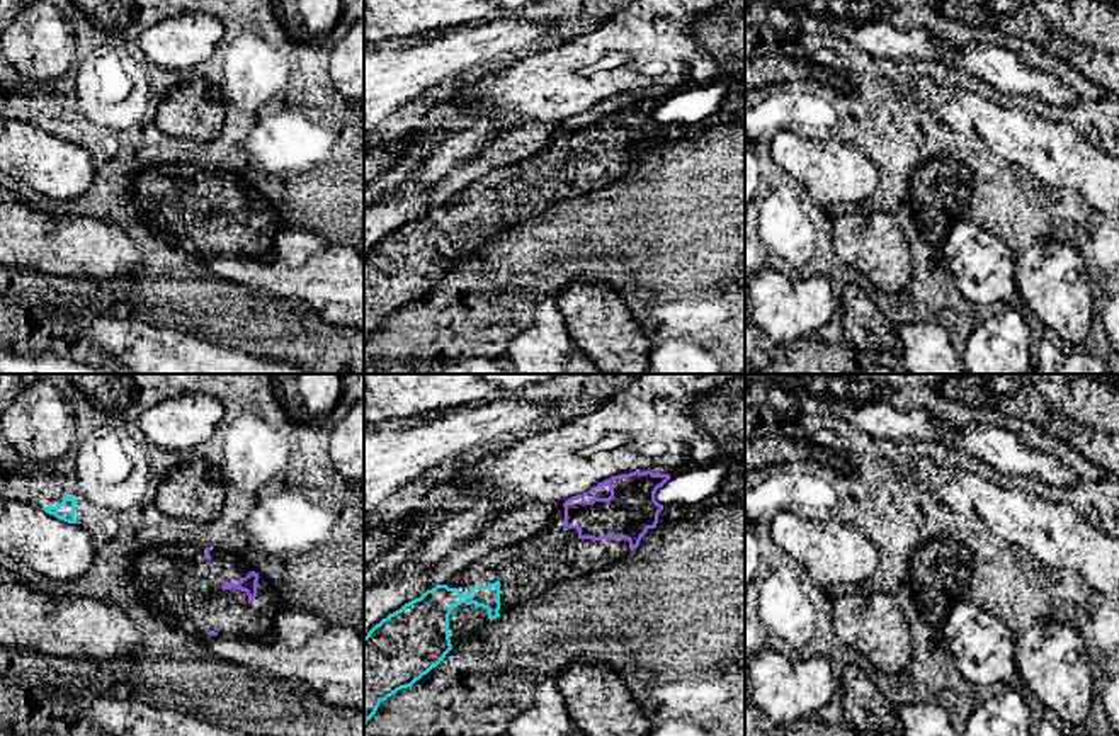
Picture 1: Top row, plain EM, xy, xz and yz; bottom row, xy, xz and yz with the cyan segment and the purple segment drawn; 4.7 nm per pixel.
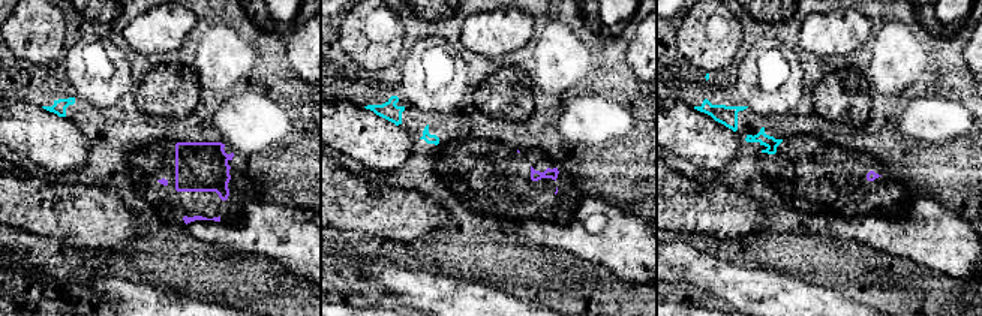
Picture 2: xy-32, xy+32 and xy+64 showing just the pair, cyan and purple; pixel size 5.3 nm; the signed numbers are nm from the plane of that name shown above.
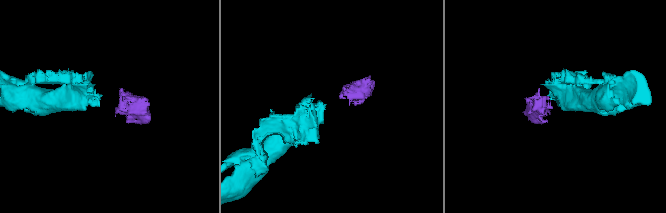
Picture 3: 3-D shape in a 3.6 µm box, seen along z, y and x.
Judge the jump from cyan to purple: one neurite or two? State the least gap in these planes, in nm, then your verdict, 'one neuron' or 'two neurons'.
400 nm | one neuron

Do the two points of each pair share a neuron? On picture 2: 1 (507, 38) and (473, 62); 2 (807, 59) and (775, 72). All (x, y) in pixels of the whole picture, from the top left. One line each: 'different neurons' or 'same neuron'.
1: different neurons
2: different neurons

